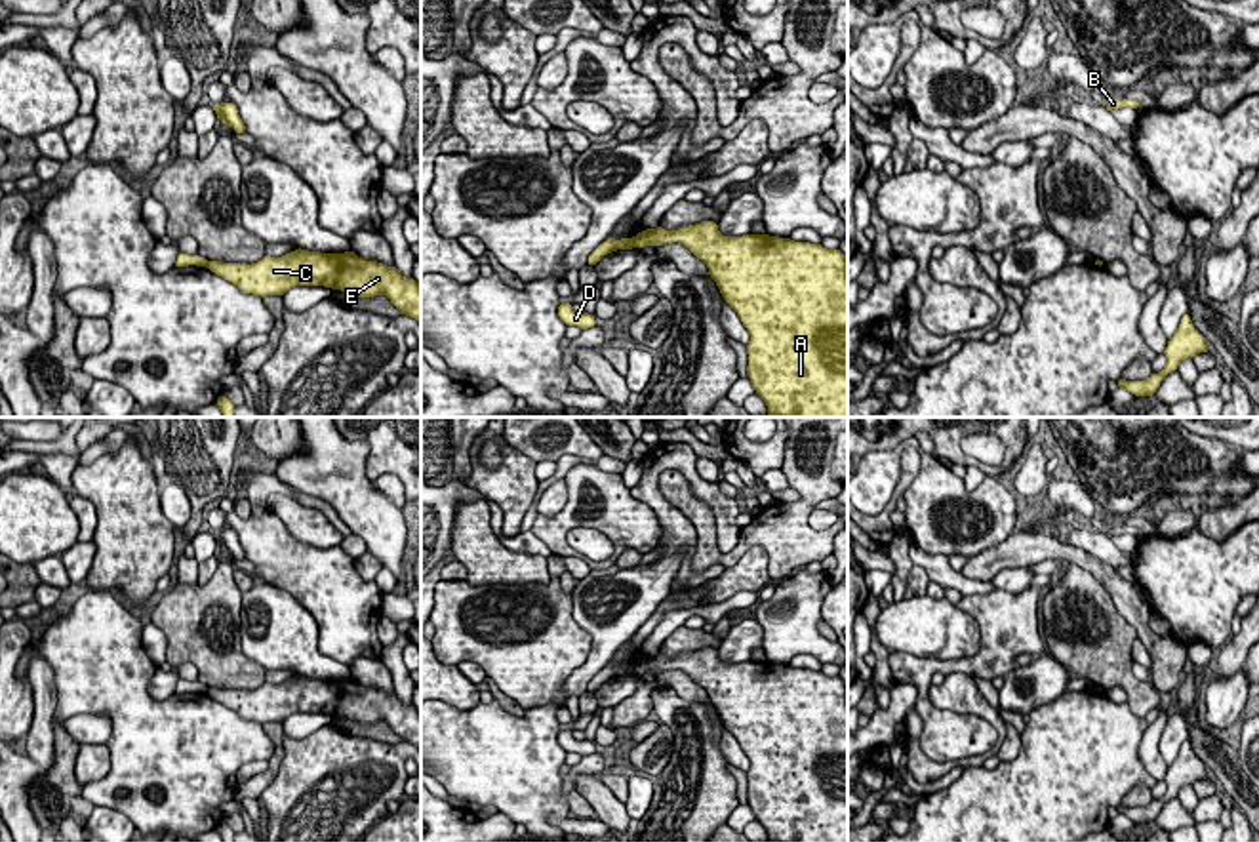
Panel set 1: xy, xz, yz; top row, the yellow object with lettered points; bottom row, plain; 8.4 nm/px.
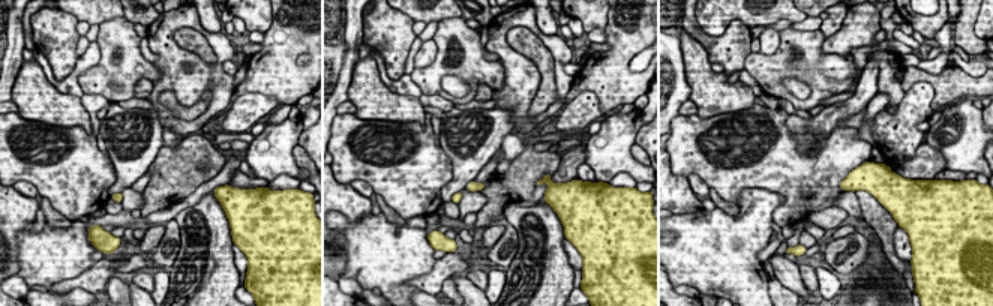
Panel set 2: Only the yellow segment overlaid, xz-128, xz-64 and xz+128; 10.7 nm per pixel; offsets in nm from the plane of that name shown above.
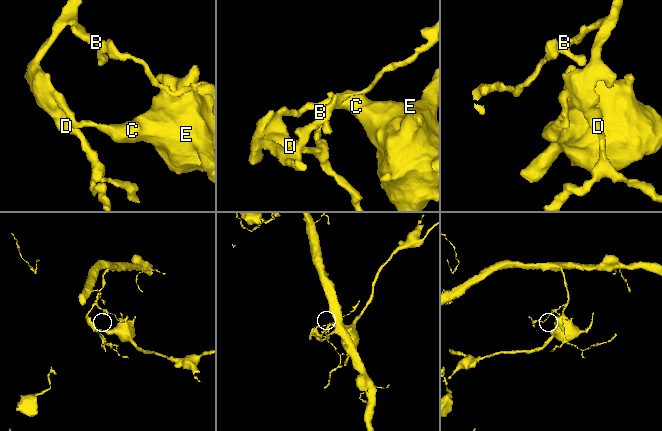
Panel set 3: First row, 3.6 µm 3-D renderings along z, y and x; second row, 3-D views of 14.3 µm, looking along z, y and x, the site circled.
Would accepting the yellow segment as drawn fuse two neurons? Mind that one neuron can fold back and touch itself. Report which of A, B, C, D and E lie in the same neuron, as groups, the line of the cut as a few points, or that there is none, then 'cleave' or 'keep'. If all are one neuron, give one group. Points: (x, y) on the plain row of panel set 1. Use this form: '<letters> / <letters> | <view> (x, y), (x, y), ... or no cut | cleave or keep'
A C E / B D | xz (633, 665), (635, 673) | cleave

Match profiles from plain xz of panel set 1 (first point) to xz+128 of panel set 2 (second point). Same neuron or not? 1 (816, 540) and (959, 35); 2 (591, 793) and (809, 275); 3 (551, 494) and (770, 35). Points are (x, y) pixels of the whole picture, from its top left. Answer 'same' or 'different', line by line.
1: same
2: different
3: same

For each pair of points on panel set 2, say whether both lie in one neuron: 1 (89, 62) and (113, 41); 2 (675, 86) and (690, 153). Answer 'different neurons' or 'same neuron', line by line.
1: different neurons
2: different neurons

